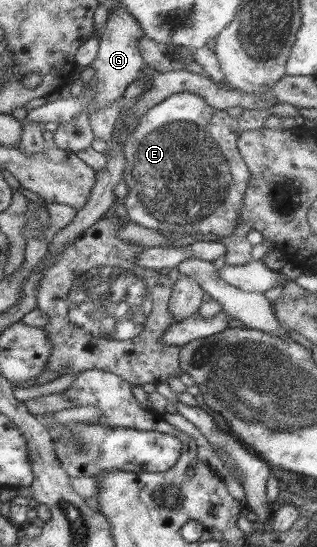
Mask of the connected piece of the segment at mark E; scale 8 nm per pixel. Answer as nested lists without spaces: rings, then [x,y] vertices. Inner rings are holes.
[[[190,92],[175,93],[160,101],[155,106],[152,106],[143,116],[137,129],[133,131],[131,136],[125,138],[124,152],[125,158],[127,158],[127,164],[125,166],[126,172],[123,174],[129,193],[123,200],[125,208],[127,209],[128,218],[135,223],[144,226],[145,228],[151,228],[155,231],[162,230],[167,236],[172,238],[178,236],[191,235],[192,233],[201,234],[217,234],[218,236],[225,237],[231,235],[235,230],[236,220],[239,216],[239,210],[243,206],[243,196],[245,196],[245,190],[249,188],[249,180],[251,180],[251,173],[245,165],[245,161],[241,157],[237,147],[237,140],[241,134],[240,127],[238,126],[237,118],[231,117],[224,109],[209,106],[204,98],[197,96]]]

